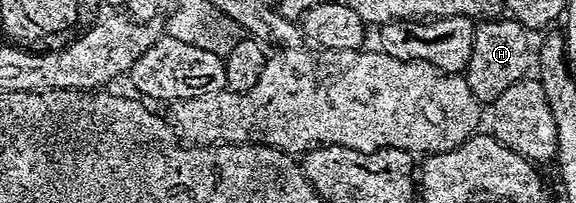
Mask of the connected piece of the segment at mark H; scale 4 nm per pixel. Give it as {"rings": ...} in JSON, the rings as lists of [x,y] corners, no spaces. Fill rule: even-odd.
{"rings":[[[488,18],[476,24],[474,50],[466,69],[466,79],[470,90],[481,102],[491,102],[514,82],[529,75],[528,63],[533,62],[534,52],[528,49],[529,29],[523,28],[511,18]],[[505,19],[505,20],[504,20]]]}

